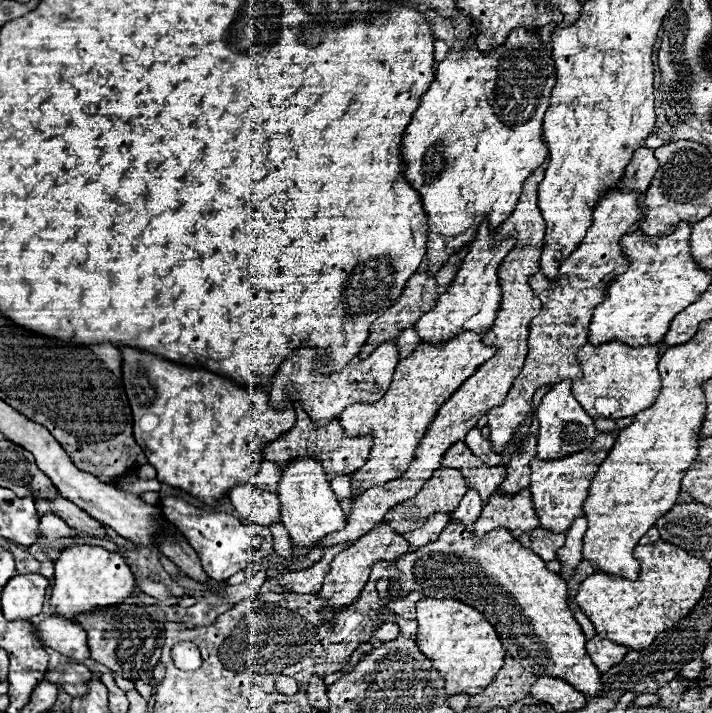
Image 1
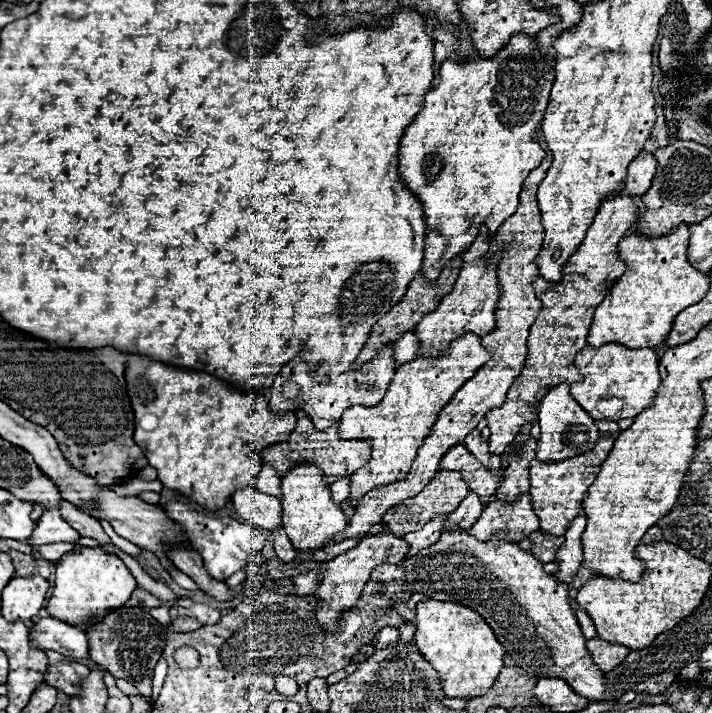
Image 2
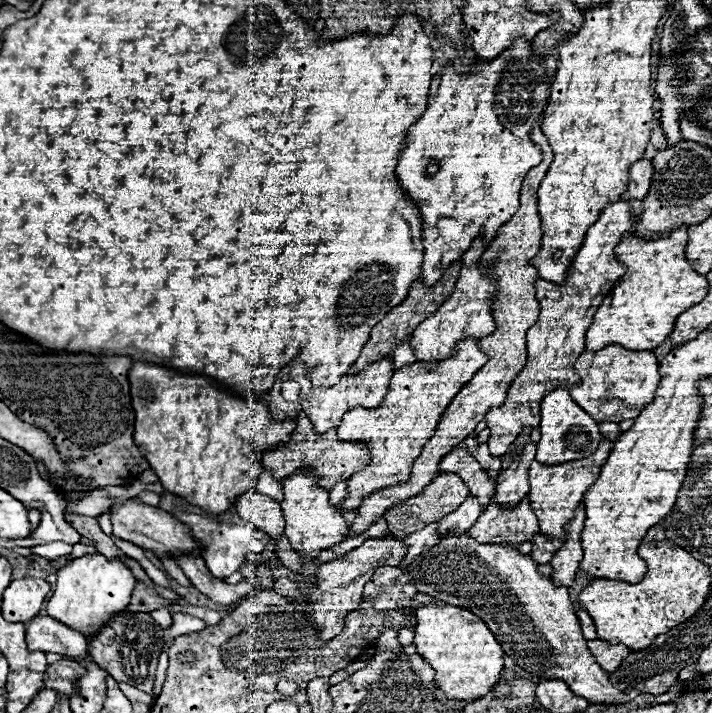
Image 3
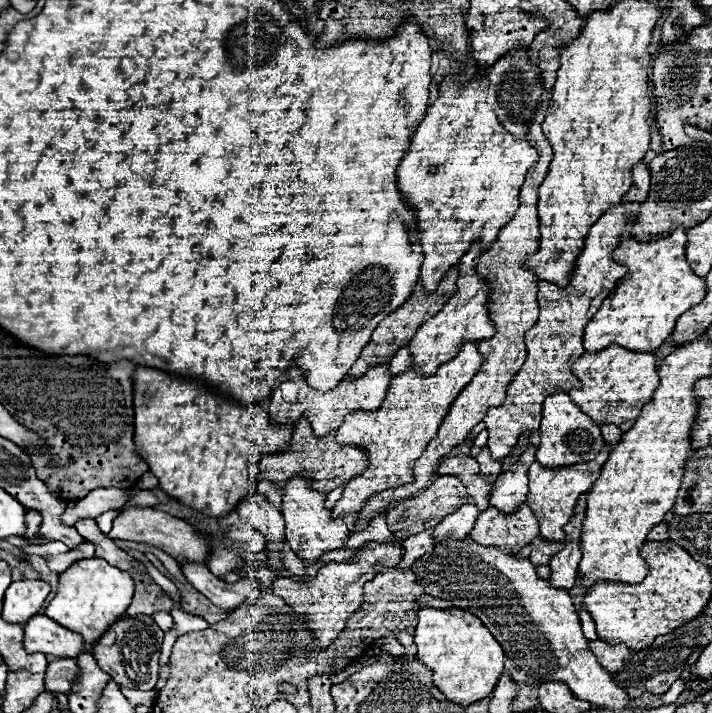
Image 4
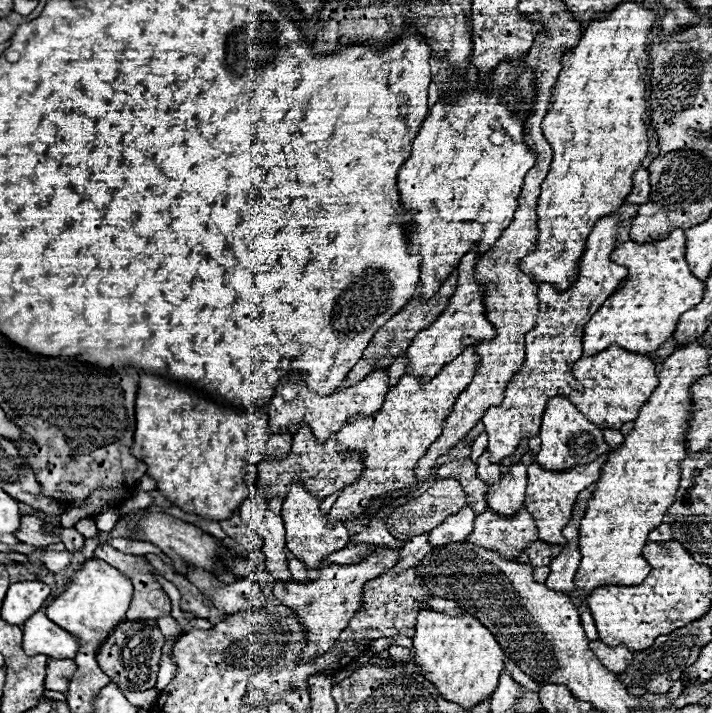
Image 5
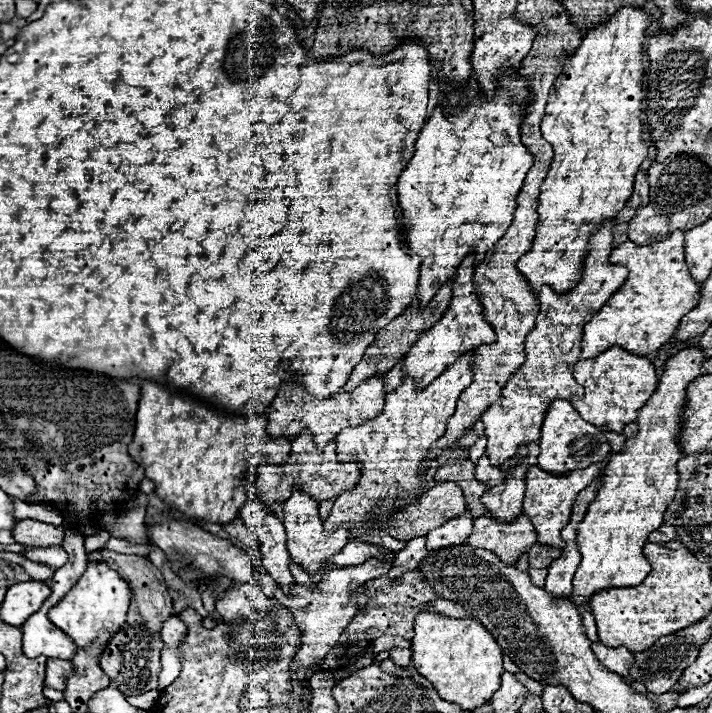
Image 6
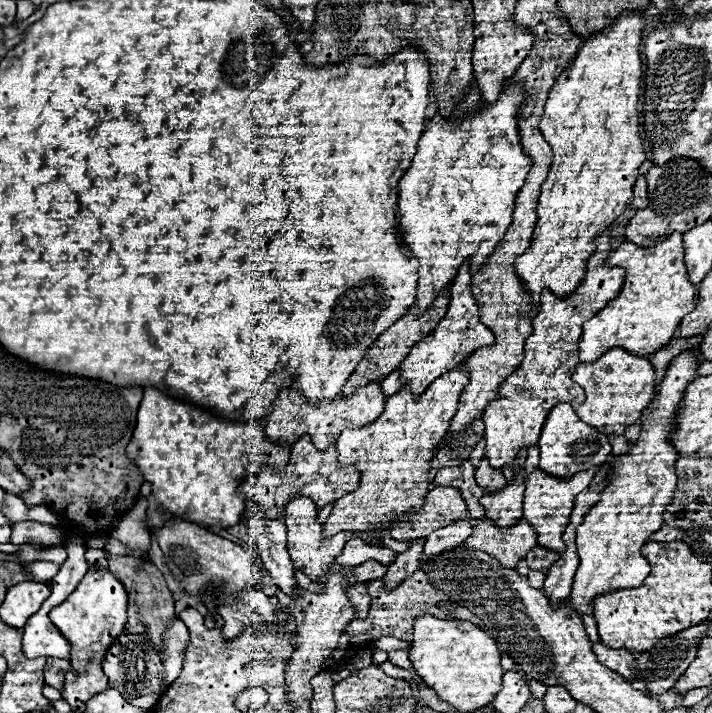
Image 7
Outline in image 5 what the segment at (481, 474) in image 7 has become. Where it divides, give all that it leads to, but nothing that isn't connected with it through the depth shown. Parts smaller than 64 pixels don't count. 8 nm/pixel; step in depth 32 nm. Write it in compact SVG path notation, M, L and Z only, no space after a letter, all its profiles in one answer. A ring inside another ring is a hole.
M484 452L480 458L478 458L478 474L480 480L484 480L488 486L496 484L496 480L500 480L502 472L500 472L500 466L498 464L492 464L488 460L488 452Z

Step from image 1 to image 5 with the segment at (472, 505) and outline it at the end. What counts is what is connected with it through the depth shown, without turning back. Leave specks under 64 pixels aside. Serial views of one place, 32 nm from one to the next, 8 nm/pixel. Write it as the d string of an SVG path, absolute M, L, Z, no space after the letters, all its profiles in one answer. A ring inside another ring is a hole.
M464 506L456 516L450 516L444 524L430 530L428 542L432 548L438 548L440 544L450 544L450 540L466 540L474 526L474 510L470 506Z

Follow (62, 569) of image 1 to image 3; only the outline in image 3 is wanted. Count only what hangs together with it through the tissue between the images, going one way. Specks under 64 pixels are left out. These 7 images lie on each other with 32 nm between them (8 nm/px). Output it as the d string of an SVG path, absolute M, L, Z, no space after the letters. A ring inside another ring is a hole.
M100 554L82 556L68 562L62 570L58 570L56 590L46 606L46 614L70 628L76 628L90 642L92 632L100 632L100 626L104 628L104 624L112 616L116 616L116 612L122 612L130 604L134 586L136 580L132 572L124 568L120 562L108 562Z

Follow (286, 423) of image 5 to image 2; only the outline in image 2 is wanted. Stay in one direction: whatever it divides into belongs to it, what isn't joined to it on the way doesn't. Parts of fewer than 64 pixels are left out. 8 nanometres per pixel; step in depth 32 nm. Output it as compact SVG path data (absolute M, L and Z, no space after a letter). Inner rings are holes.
M384 348L380 350L368 364L364 364L358 370L348 370L338 376L334 384L316 384L312 380L310 366L302 360L302 354L298 354L294 360L282 366L278 372L274 384L270 386L270 408L276 412L276 416L282 416L284 412L296 412L304 410L308 418L314 422L316 430L324 430L332 424L340 422L340 416L352 406L352 404L378 404L384 398L384 392L388 390L388 384L394 376L394 350Z

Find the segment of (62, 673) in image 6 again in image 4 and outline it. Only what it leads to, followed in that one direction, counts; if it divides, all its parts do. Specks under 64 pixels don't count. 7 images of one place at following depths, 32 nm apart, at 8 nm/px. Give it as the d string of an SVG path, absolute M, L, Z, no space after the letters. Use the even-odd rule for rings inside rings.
M70 658L50 662L48 668L46 668L46 678L44 678L46 690L68 694L76 674L78 674L78 664L74 660L70 660Z

